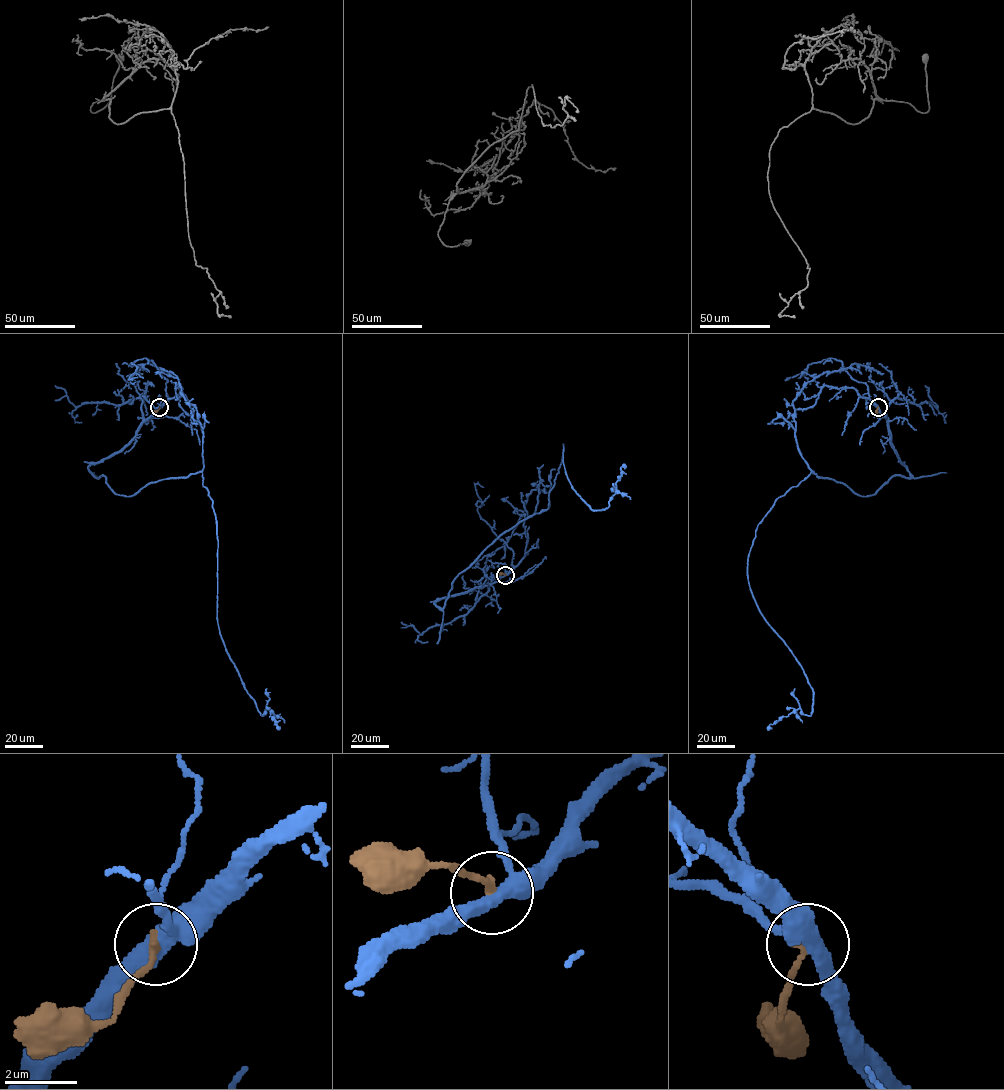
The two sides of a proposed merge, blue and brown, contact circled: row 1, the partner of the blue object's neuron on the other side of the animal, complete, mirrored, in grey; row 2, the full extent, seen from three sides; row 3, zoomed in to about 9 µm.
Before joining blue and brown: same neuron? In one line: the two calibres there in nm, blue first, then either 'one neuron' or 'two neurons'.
400 nm thick on the blue side, 220 nm on the other; two neurons

